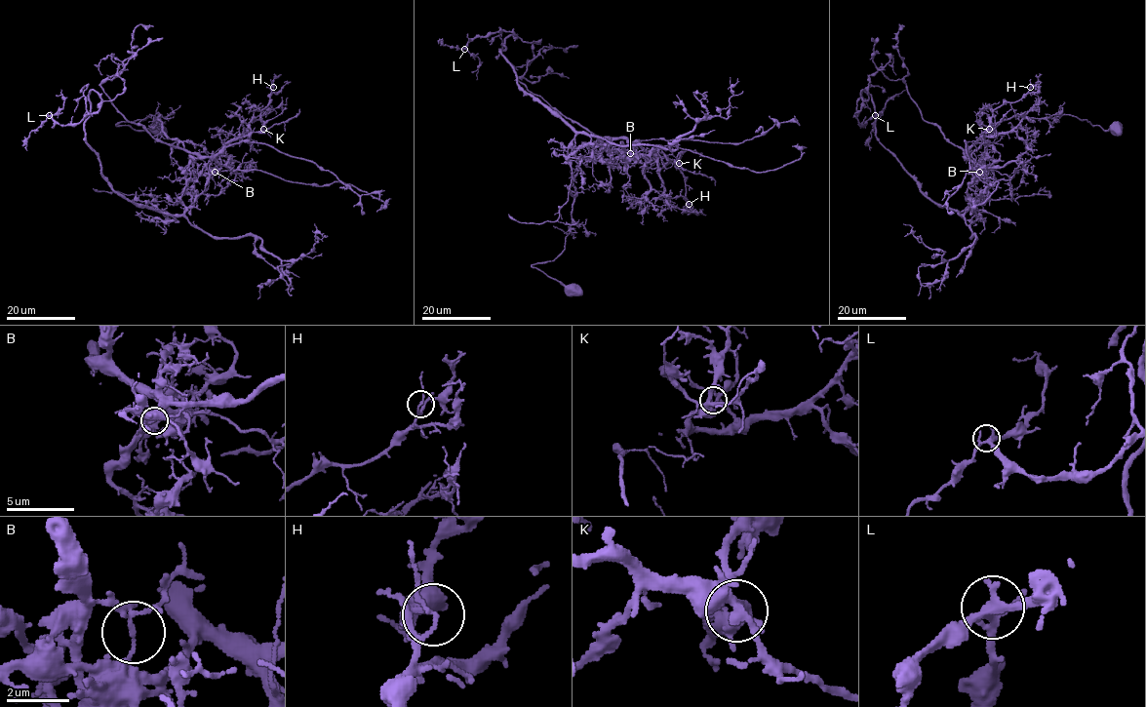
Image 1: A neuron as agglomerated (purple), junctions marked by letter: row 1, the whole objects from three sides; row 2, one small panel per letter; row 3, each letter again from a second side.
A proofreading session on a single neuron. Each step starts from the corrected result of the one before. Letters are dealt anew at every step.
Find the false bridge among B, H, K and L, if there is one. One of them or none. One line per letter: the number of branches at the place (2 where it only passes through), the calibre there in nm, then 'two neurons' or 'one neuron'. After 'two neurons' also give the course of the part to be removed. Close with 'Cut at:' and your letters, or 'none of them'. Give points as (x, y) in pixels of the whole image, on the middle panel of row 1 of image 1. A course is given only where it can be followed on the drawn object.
B: 4 | 120 nm | two neurons | (630, 153), (574, 133), (520, 86), (499, 50), (512, 31), (469, 42), (477, 80)
H: 3 | 90 nm | one neuron
K: 4 | 320 nm | one neuron
L: 4 | 260 nm | one neuron
Cut at: B

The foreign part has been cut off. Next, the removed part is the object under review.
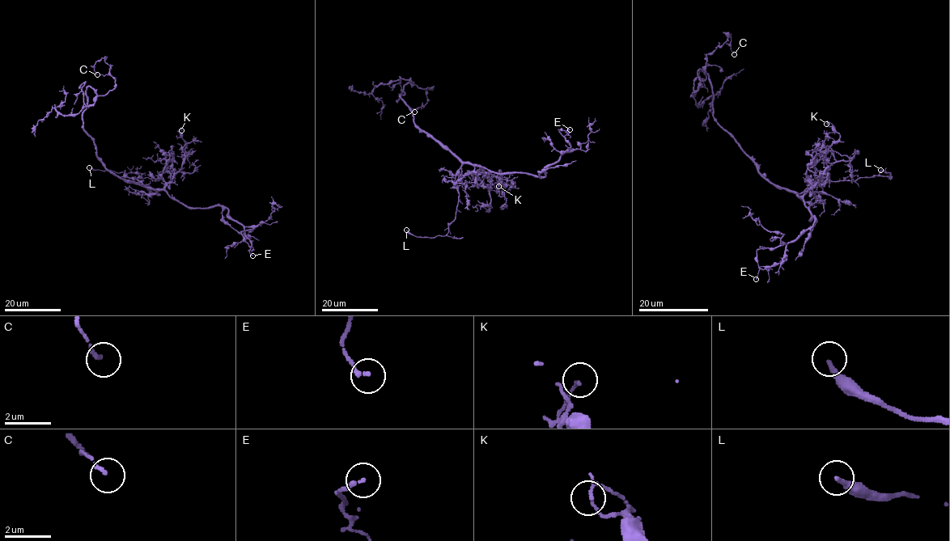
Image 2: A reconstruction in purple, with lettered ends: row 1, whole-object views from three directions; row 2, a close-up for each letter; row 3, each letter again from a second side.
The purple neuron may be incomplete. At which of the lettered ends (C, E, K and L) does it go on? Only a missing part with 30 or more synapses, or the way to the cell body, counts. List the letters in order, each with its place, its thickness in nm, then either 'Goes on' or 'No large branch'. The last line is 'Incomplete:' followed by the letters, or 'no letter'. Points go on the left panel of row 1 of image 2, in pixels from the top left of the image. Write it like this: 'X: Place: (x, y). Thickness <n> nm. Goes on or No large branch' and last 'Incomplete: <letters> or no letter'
C: Place: (97, 74). Thickness 150 nm. No large branch
E: Place: (252, 255). Thickness 170 nm. No large branch
K: Place: (181, 130). Thickness 140 nm. No large branch
L: Place: (89, 167). Thickness 200 nm. Goes on
Incomplete: L

